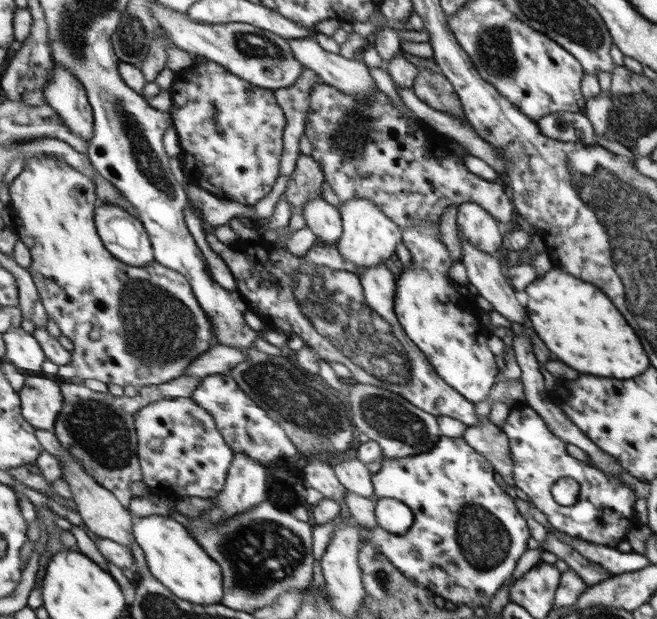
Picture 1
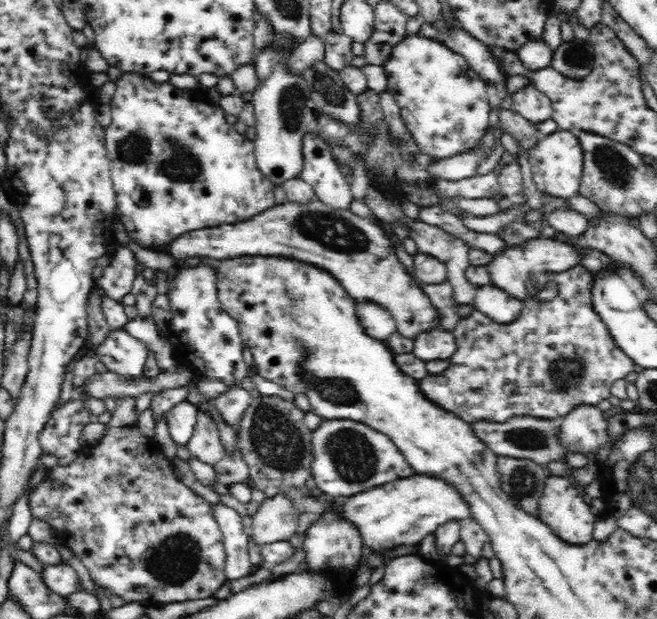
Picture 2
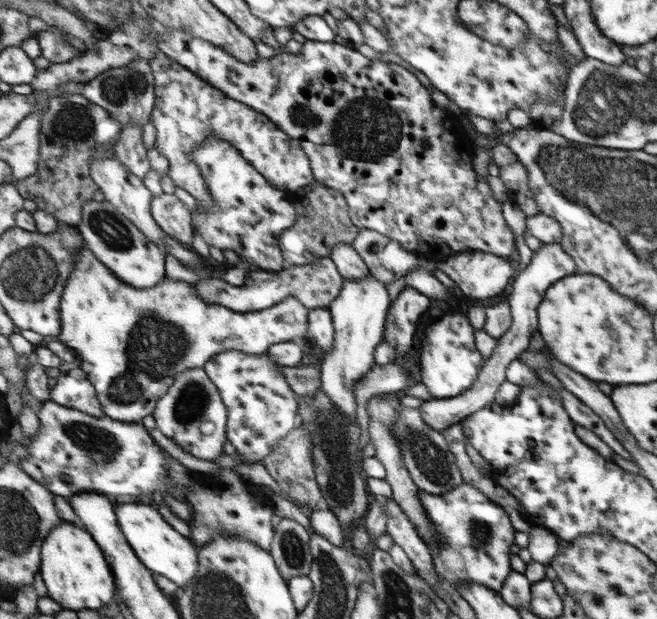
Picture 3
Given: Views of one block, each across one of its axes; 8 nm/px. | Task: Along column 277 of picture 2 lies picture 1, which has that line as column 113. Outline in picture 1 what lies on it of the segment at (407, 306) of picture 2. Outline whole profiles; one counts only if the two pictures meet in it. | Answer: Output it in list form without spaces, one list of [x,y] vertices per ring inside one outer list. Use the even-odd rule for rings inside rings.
[[[99,200],[96,206],[96,224],[108,250],[112,251],[112,254],[115,254],[116,258],[122,262],[132,266],[144,267],[156,260],[155,244],[152,242],[151,233],[140,216],[132,215],[116,204]]]

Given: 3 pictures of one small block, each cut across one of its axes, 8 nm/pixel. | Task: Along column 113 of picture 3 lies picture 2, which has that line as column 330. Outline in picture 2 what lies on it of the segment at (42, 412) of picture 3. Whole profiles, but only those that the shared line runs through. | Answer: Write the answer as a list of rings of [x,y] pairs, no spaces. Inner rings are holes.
[[[327,418],[311,431],[310,472],[316,487],[329,499],[345,499],[414,472],[387,434],[363,422],[349,418]]]

